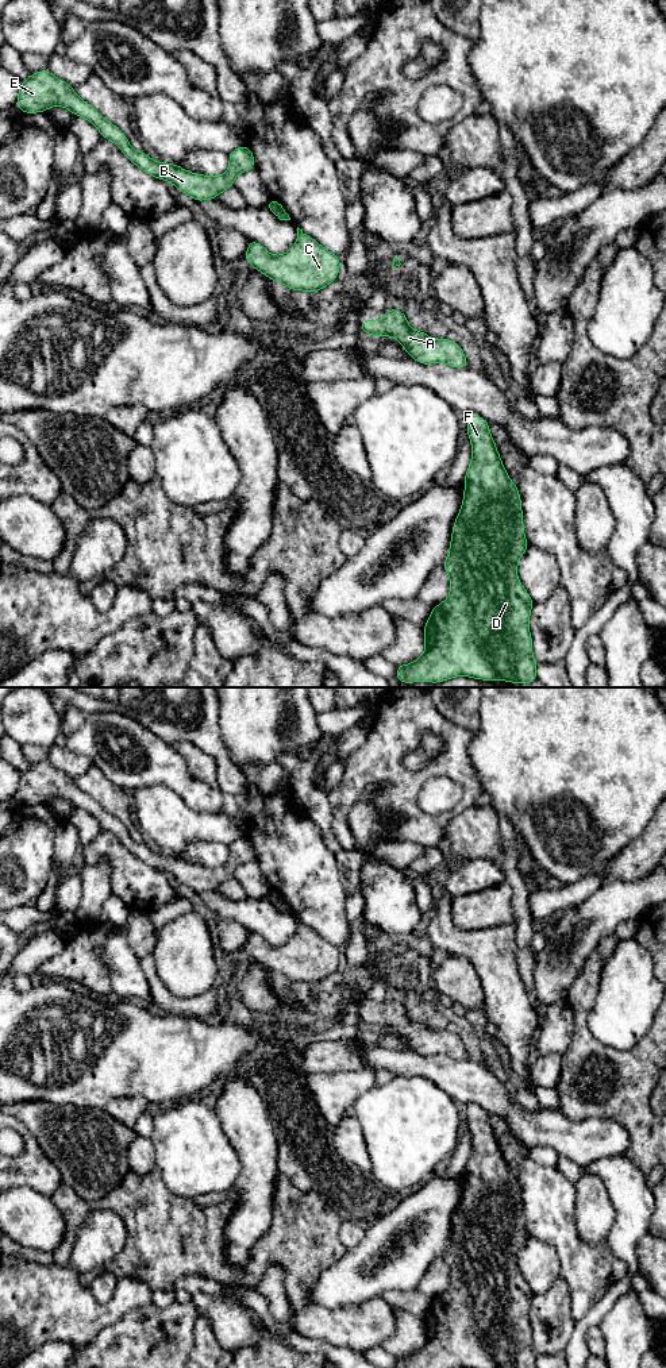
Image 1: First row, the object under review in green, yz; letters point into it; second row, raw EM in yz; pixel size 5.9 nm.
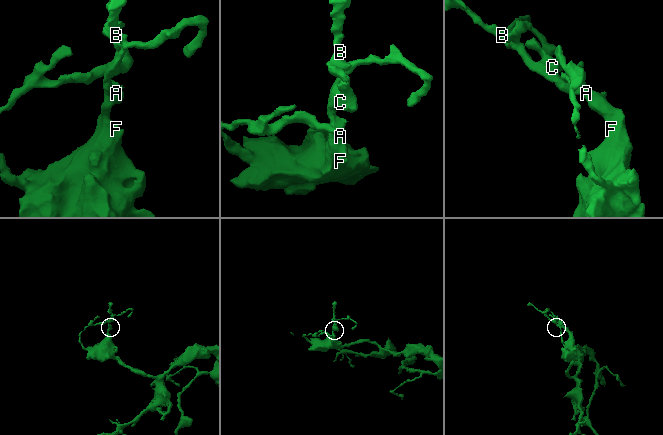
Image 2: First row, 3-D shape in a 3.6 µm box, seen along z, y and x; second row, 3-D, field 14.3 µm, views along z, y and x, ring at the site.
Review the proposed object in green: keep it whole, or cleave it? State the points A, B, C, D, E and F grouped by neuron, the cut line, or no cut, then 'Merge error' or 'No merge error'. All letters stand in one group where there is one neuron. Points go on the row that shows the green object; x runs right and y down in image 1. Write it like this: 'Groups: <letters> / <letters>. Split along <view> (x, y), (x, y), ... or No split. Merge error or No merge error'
Groups: A B C D E F. No split. No merge error

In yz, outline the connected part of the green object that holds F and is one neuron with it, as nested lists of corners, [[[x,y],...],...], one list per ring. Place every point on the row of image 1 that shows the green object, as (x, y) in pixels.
[[[467,415],[467,436],[471,461],[442,566],[450,577],[450,594],[431,608],[423,627],[423,655],[409,664],[396,666],[400,683],[439,683],[454,677],[512,683],[538,681],[538,662],[532,655],[528,627],[534,601],[517,578],[517,563],[530,547],[524,535],[520,493],[501,462],[489,423],[478,415]]]

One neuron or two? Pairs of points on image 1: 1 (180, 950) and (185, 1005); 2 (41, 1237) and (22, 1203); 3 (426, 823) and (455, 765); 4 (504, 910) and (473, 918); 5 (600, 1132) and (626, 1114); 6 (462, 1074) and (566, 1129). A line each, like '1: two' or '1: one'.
1: two
2: one
3: one
4: one
5: two
6: one

